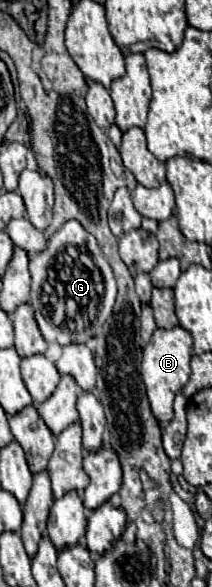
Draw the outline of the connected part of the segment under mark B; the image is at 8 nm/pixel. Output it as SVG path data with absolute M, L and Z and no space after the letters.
M179 325L173 329L155 329L149 343L143 349L143 363L141 363L141 377L147 387L147 397L151 403L151 411L157 421L171 421L173 417L173 399L177 391L183 389L183 385L189 381L191 369L191 347L193 339L191 333Z

